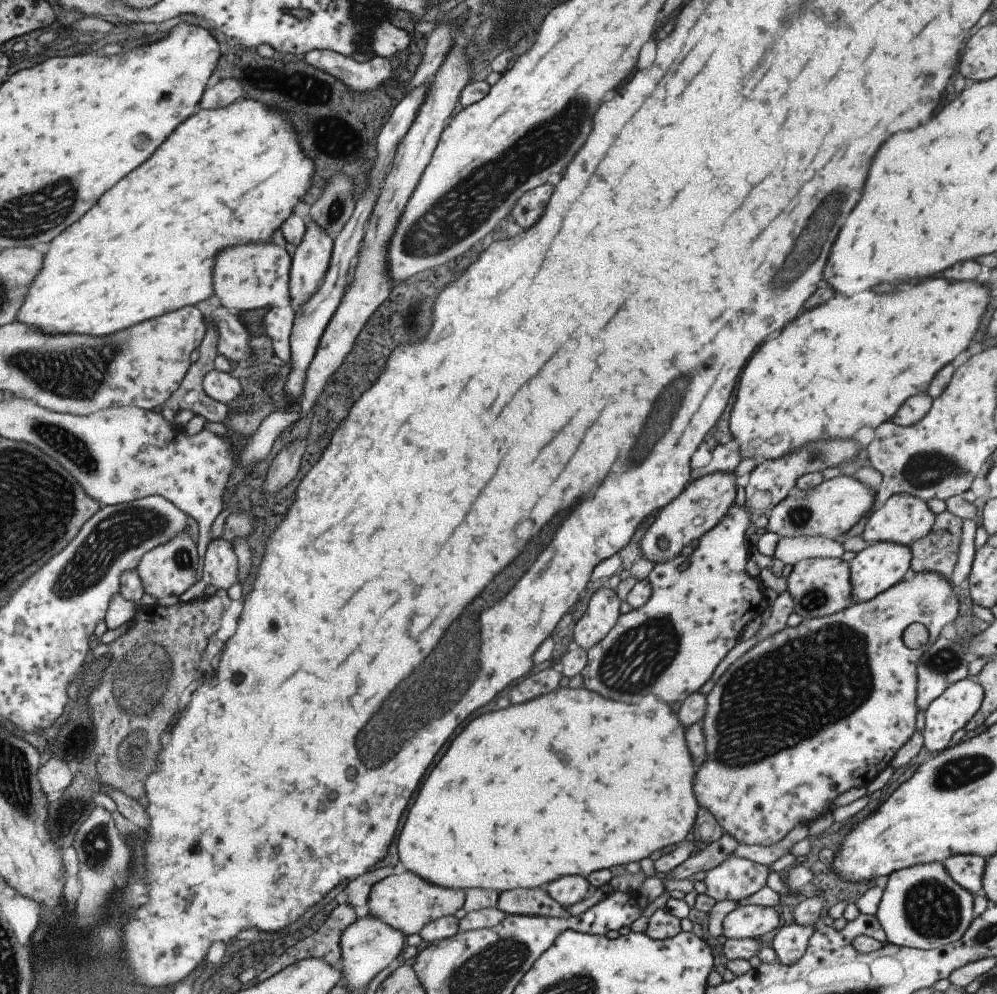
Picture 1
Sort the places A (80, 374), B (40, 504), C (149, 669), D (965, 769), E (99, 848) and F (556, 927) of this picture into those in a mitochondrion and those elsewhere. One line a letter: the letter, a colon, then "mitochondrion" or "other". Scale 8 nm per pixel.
A: mitochondrion
B: mitochondrion
C: mitochondrion
D: mitochondrion
E: mitochondrion
F: other

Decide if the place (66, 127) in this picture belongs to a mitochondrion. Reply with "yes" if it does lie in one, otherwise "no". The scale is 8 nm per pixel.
no

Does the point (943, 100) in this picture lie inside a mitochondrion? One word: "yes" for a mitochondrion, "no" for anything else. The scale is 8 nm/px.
no

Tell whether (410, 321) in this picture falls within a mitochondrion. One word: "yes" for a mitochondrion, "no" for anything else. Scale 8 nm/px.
no

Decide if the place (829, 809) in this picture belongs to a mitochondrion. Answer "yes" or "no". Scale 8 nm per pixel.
no

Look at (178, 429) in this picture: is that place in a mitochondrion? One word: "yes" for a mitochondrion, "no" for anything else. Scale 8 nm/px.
no

